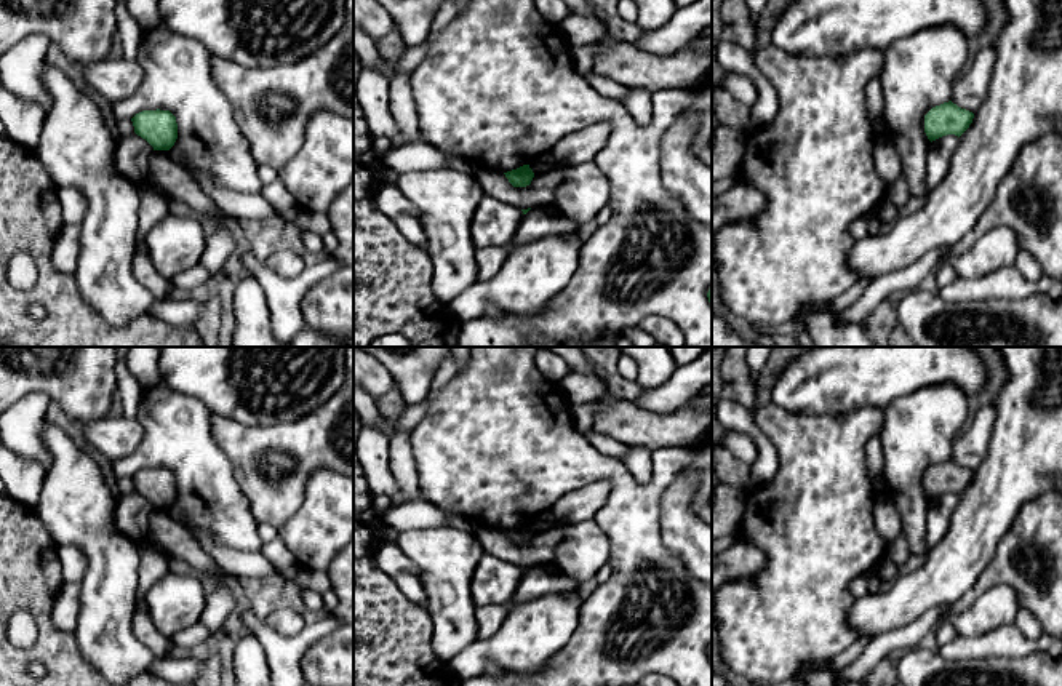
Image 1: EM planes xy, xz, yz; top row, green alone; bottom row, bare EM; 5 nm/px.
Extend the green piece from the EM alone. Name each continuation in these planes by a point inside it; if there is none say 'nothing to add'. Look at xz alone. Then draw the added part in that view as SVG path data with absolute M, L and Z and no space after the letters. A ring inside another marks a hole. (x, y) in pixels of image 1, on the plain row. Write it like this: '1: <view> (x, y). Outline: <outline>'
nothing to add

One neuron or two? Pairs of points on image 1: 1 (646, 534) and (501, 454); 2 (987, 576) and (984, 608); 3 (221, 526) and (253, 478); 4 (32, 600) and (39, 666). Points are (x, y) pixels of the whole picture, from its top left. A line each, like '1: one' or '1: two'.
1: one
2: one
3: two
4: one

